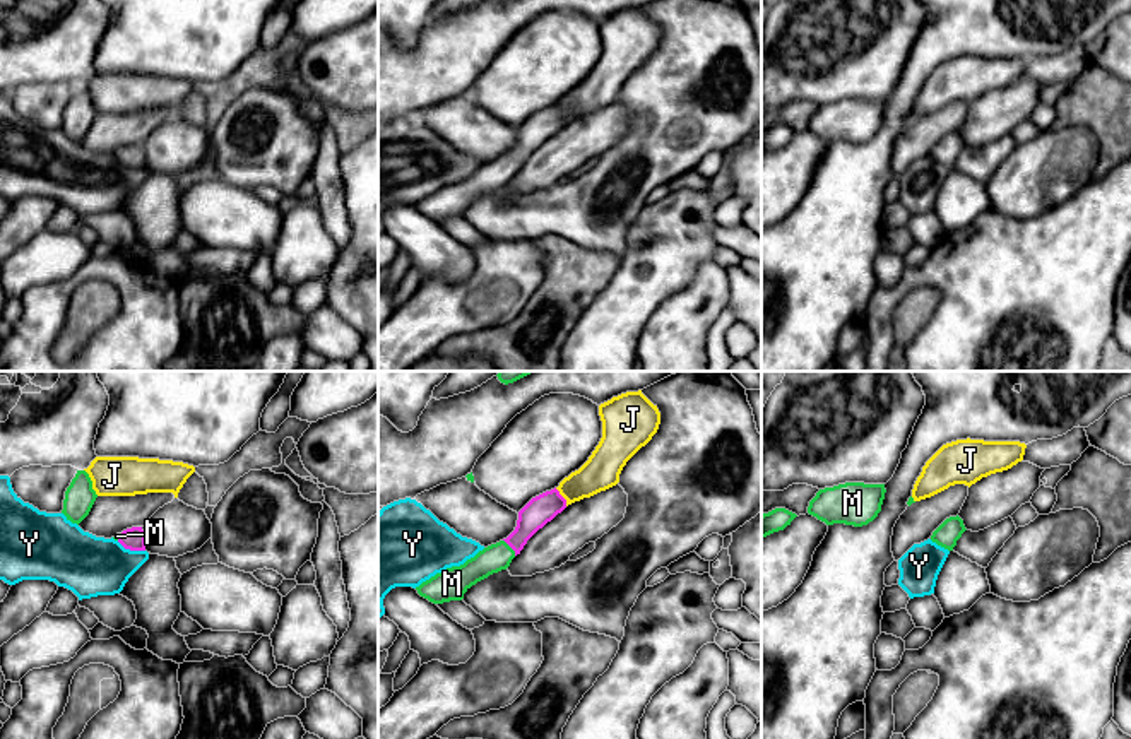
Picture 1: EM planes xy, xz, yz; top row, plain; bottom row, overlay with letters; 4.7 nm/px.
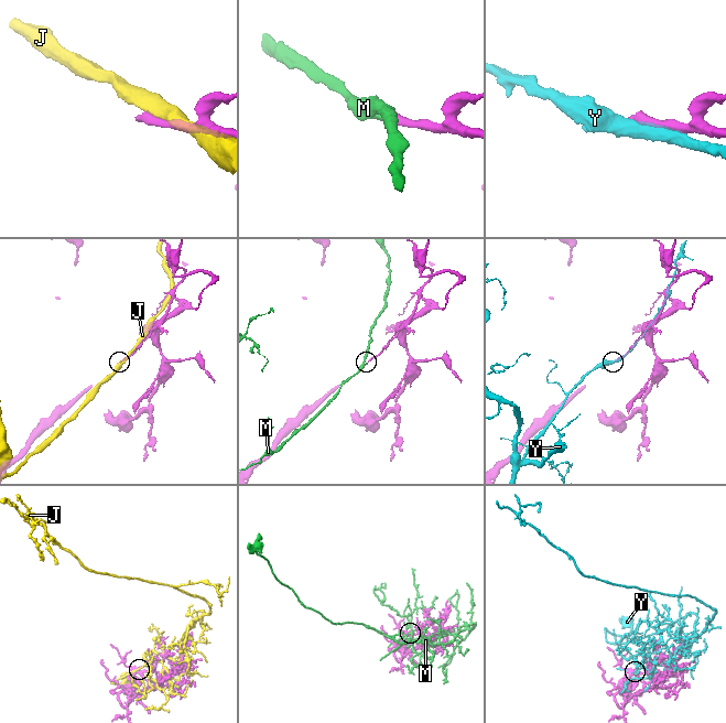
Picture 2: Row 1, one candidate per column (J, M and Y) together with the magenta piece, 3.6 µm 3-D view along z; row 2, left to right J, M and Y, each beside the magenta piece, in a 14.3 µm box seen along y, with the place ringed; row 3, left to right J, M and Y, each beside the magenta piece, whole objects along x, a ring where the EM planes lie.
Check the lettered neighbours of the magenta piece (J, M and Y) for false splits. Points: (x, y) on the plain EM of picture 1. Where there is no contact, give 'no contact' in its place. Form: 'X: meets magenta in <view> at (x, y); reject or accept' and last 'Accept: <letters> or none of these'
J: meets magenta in xz at (562, 113); reject
M: meets magenta in xz at (510, 163); reject
Y: meets magenta in xy at (130, 166); reject
Accept: none of these

